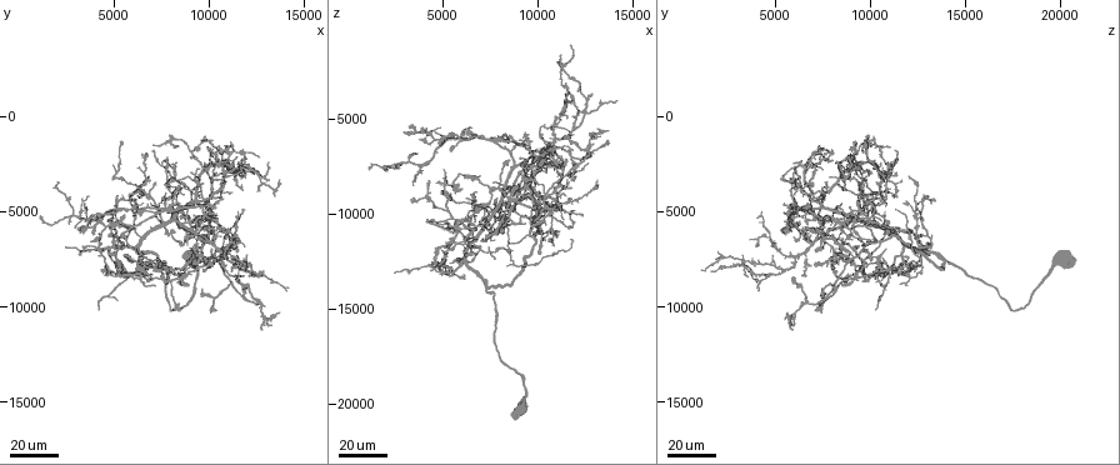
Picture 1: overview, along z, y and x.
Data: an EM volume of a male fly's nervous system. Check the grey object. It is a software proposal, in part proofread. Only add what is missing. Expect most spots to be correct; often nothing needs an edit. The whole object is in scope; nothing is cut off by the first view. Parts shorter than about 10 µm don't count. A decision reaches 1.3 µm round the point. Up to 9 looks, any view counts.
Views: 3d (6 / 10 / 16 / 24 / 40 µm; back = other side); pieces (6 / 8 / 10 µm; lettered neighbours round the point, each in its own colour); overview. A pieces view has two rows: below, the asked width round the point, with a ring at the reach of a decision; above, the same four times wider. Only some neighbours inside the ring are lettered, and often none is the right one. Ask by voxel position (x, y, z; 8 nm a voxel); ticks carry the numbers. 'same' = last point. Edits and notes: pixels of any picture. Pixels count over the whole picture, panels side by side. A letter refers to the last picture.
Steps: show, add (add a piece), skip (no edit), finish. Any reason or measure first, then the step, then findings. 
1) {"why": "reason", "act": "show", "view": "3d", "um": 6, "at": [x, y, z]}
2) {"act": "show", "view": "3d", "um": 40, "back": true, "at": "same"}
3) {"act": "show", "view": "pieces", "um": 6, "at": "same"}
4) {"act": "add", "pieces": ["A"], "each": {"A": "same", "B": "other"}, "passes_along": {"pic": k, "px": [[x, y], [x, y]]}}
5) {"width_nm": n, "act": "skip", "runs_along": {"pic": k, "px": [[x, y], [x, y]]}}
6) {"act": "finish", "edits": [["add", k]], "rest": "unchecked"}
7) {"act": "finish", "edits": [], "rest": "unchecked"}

{"why": "thin end", "act": "show", "view": "3d", "um": 40, "at": [11300, 4100, 7600]}

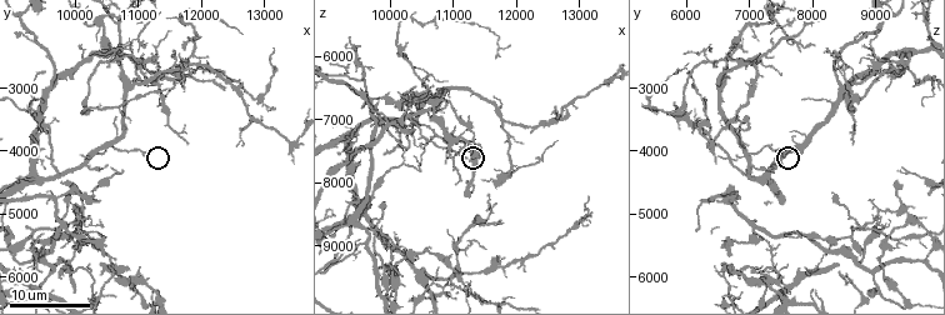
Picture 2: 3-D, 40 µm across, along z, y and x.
{"act": "show", "view": "pieces", "um": 10, "at": [11250, 4000, 7650]}

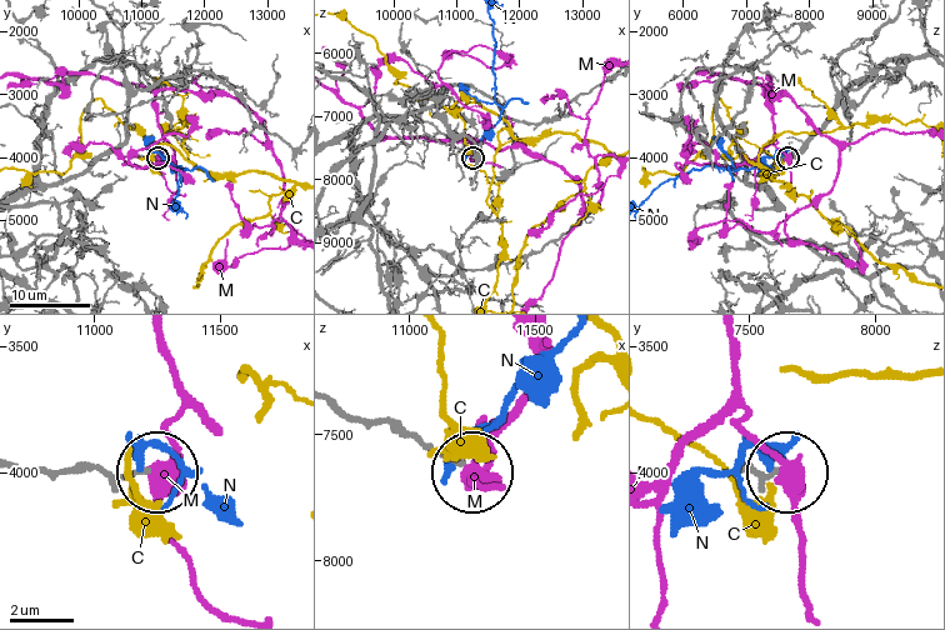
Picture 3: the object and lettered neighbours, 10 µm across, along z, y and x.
{"act": "skip", "each": {"C": "other", "M": "other", "N": "other"}, "found": "no lettered piece goes on from it"}

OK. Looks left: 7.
{"why": "branch stops here", "act": "show", "view": "3d", "um": 40, "at": [11700, 4900, 11300]}

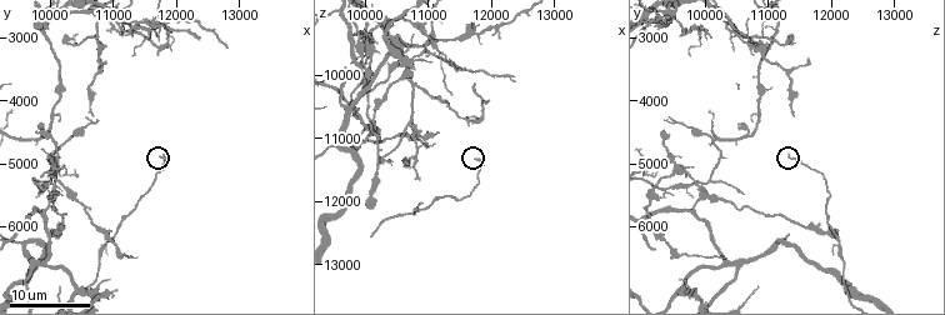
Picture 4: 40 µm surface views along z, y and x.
{"act": "show", "view": "pieces", "um": 10, "at": [11800, 4900, 11300]}

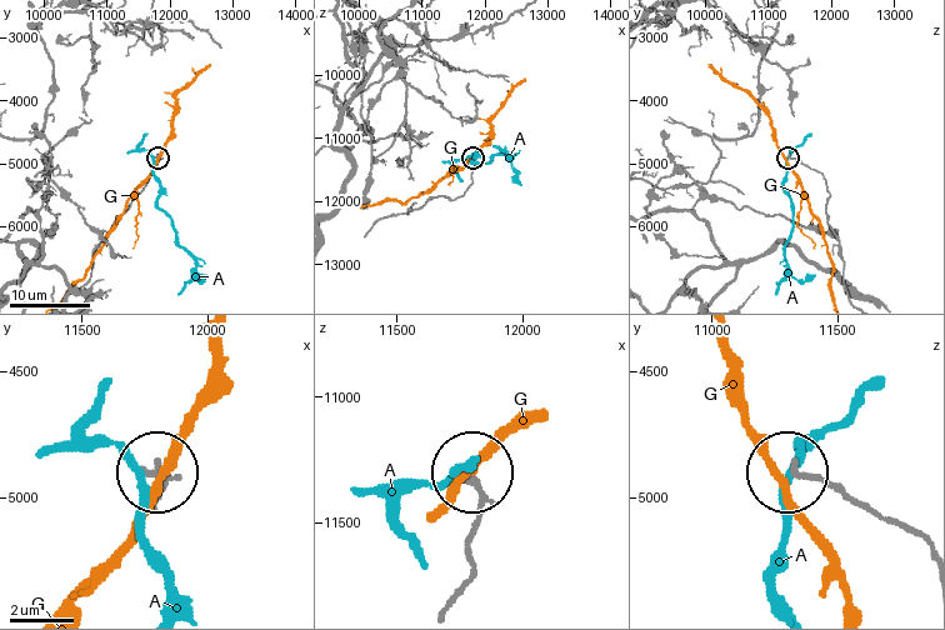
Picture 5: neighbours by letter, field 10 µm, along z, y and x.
{"act": "skip", "each": {"A": "other", "G": "other"}, "runs_along": {"pic": 5, "px": [[444, 608], [473, 566], [475, 480]]}, "found": "none of them fits"}

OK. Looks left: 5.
{"why": "an open end", "act": "show", "view": "3d", "um": 40, "at": [10900, 2400, 11100]}

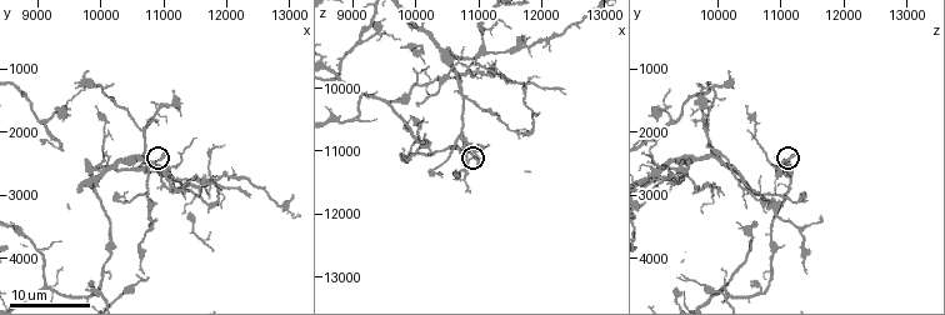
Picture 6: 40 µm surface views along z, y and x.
{"act": "show", "view": "pieces", "um": 8, "at": [11000, 2300, 11200]}

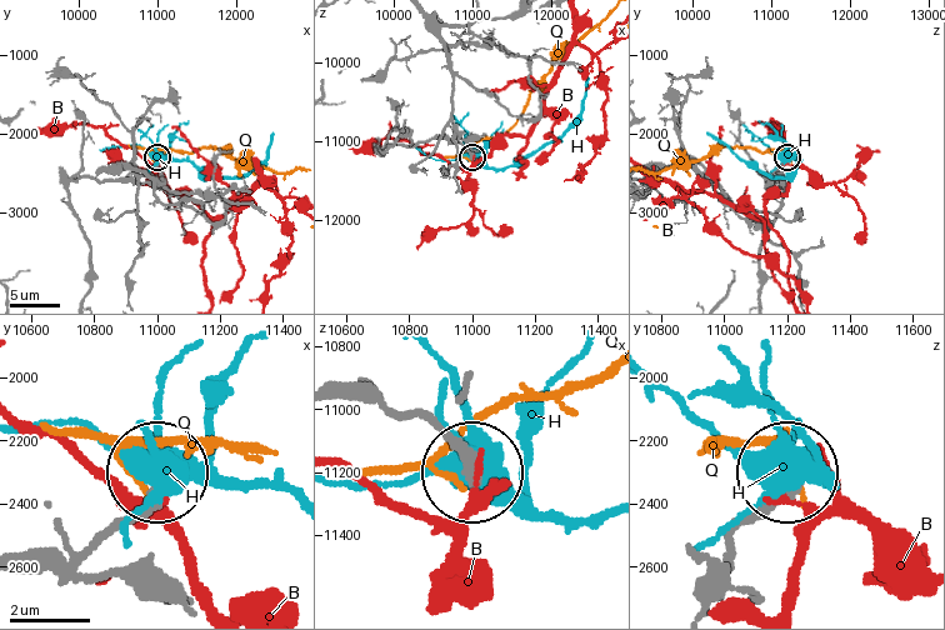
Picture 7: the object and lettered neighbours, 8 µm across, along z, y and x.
{"act": "skip", "each": {"B": "other", "H": "other", "Q": "other"}, "runs_along": {"pic": 7, "px": [[403, 410], [470, 478]]}, "found": "none of them fits"}

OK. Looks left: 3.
{"why": "long arm stops here", "act": "show", "view": "3d", "um": 40, "at": [4200, 10100, 10300]}

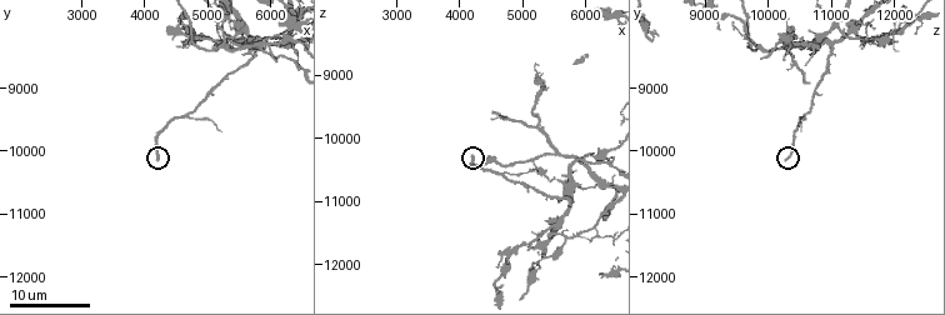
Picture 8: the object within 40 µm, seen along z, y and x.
{"act": "show", "view": "pieces", "um": 10, "at": [4200, 10100, 10300]}

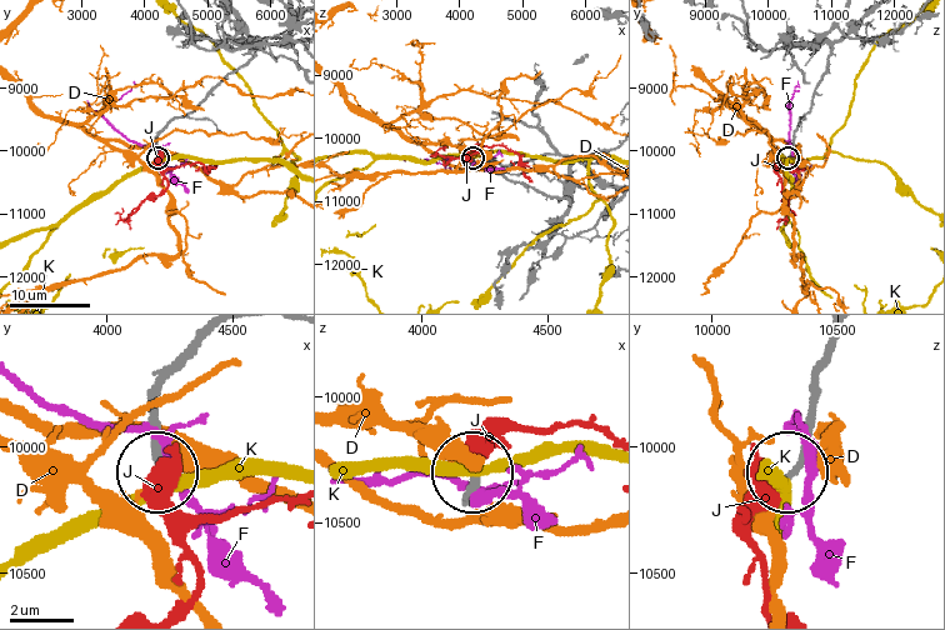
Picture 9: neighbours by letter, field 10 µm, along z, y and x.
{"act": "add", "pieces": ["J"], "each": {"D": "other", "F": "other", "J": "same", "K": "other"}, "found": "it goes on there"}

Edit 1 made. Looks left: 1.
{"act": "finish", "edits": [["add", 9]], "rest": "unchecked"}

